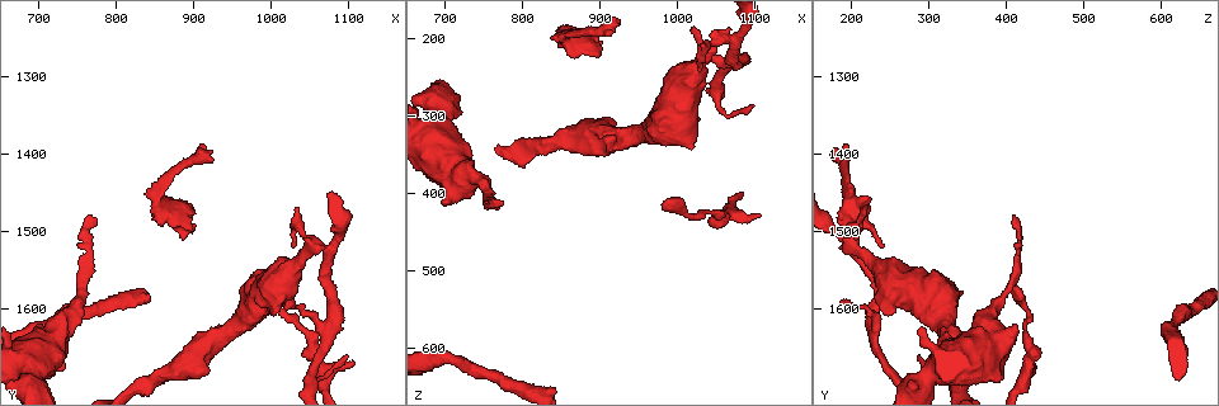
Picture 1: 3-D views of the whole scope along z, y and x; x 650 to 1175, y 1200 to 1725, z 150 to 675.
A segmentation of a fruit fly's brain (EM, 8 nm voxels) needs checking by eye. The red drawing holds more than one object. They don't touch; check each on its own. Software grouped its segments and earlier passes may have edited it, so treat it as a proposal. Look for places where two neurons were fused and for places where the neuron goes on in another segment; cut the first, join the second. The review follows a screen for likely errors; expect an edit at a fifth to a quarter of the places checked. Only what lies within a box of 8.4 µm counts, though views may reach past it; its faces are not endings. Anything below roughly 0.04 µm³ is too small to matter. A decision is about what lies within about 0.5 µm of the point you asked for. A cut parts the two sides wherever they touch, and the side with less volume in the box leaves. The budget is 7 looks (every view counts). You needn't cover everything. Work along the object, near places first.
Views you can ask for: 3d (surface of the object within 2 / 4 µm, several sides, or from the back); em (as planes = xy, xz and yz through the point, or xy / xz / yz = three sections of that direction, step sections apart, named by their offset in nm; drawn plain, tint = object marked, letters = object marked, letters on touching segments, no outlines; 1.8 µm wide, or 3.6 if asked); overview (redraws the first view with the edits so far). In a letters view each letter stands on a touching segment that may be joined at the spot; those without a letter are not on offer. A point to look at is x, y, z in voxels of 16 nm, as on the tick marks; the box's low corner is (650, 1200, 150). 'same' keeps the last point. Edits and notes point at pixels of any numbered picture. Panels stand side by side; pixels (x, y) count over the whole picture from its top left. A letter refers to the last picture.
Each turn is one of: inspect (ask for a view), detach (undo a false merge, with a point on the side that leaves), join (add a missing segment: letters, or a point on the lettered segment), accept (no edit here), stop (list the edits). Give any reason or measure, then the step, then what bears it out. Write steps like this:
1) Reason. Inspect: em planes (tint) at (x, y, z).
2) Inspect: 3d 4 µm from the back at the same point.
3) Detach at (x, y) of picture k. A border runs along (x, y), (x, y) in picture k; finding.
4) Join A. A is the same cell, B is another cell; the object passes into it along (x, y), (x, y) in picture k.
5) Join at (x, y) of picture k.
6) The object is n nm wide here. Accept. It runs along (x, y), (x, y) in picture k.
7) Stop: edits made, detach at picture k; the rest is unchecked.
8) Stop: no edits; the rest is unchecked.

Tapers out. Inspect: 3d 4 µm at (920, 1395, 185).

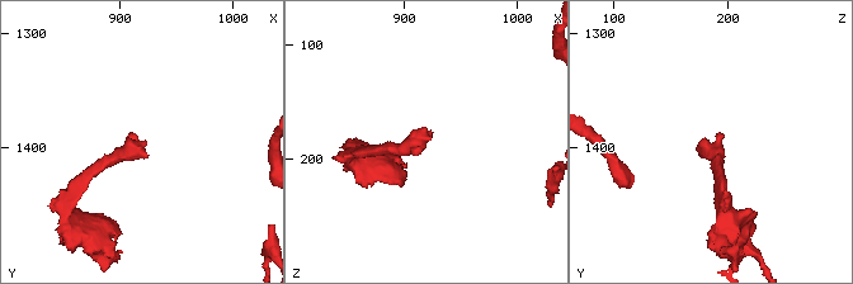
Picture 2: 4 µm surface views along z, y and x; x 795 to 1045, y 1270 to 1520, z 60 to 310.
Inspect: em planes (tint) at (920, 1396, 184).

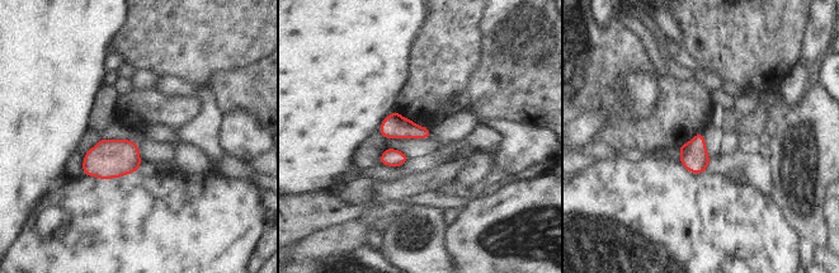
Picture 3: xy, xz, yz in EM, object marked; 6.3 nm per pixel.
Inspect: em planes (letters) at the same point.

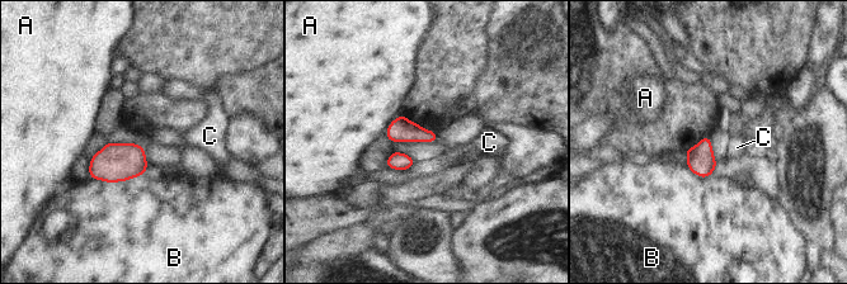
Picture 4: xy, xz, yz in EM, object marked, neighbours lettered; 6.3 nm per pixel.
The object is 140 nm wide here. Accept. A, B and C are other cells; a border runs along (415, 162), (408, 169) in picture 4; none of them fits.

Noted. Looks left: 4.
A fork. Inspect: em planes (letters) at (1075, 1525, 200).

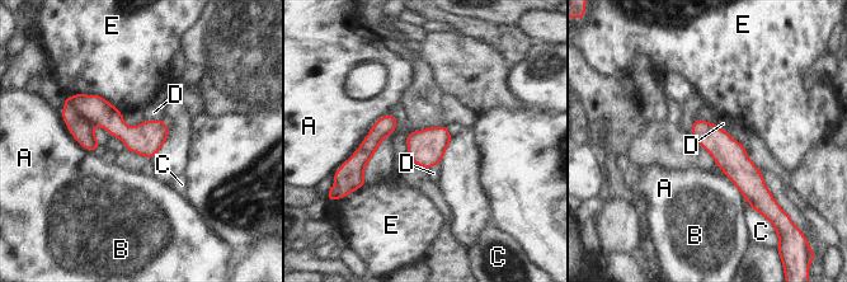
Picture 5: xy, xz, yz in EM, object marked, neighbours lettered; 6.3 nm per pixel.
Detach at (95, 108) of picture 5. A, B, C, D and E are other cells; a second neuron is stuck on.

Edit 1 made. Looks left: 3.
Stop: edits made, detach at picture 5; the rest is unchecked.

